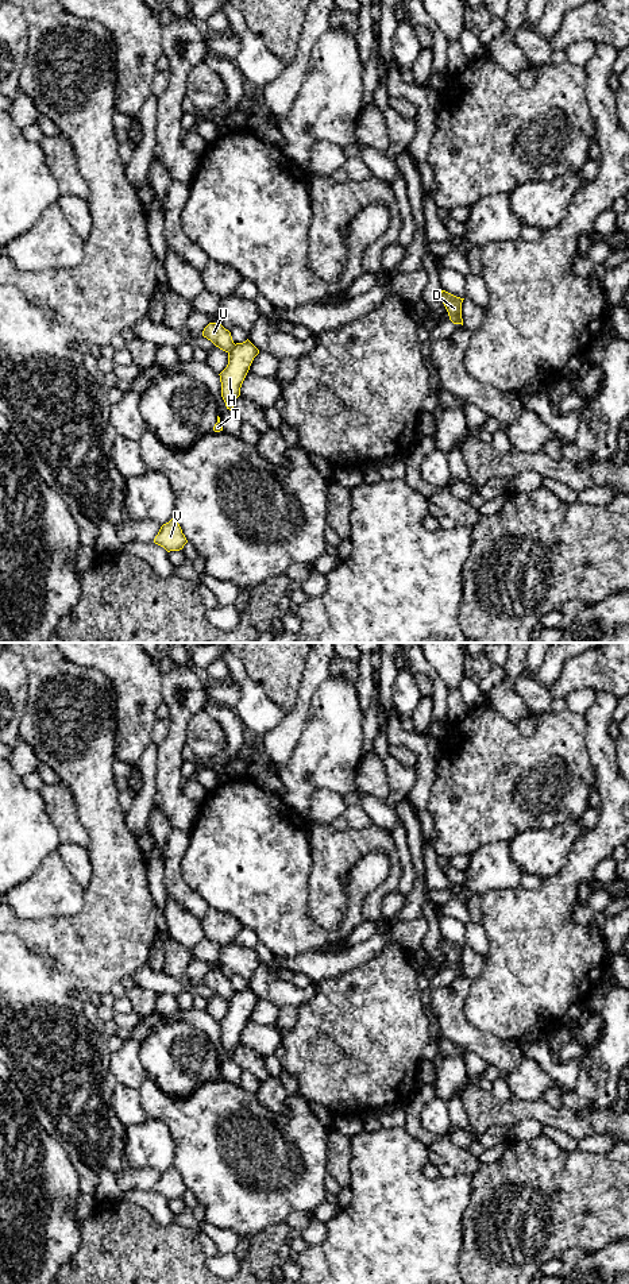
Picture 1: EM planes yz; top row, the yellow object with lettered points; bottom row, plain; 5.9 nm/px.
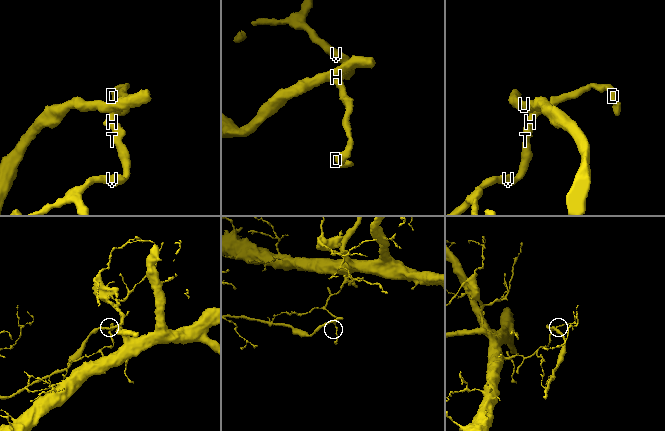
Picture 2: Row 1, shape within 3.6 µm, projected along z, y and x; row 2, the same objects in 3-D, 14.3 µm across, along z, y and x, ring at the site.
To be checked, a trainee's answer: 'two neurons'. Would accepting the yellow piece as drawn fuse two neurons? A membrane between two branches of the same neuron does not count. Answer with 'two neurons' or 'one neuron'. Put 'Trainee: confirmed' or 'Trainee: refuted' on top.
Trainee: confirmed
two neurons

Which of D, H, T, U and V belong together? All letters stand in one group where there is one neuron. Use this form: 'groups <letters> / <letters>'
groups D H T V / U

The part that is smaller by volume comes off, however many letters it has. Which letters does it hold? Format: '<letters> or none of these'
U

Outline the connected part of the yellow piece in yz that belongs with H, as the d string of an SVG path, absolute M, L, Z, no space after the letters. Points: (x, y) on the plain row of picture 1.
M247 987L236 991L228 1000L228 1013L219 1022L221 1030L221 1045L227 1057L232 1059L236 1046L240 1044L242 1032L259 998Z

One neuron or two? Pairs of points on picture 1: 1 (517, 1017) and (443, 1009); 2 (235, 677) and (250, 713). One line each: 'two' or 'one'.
1: two
2: one

